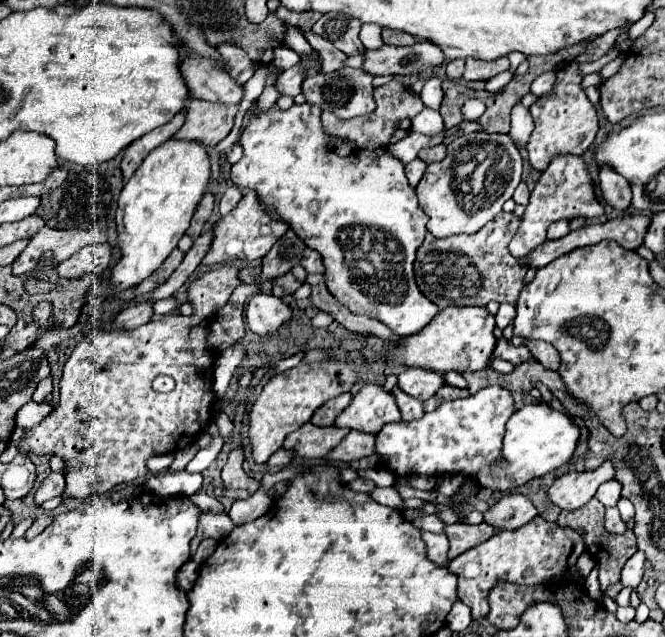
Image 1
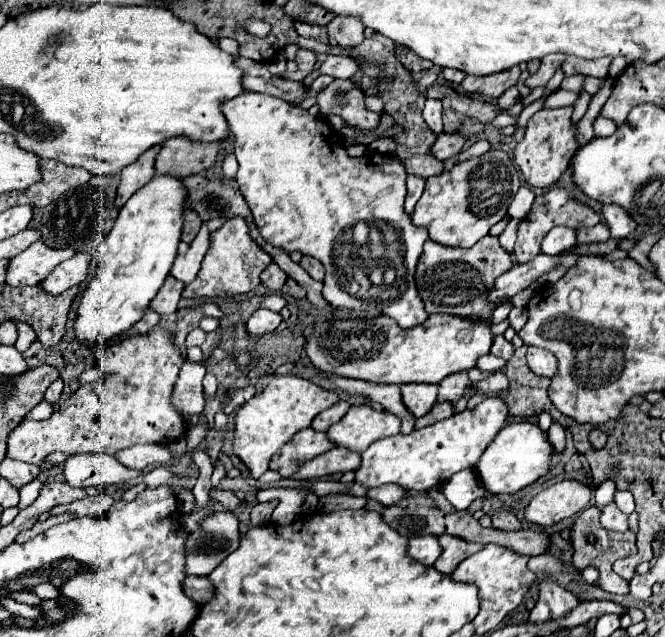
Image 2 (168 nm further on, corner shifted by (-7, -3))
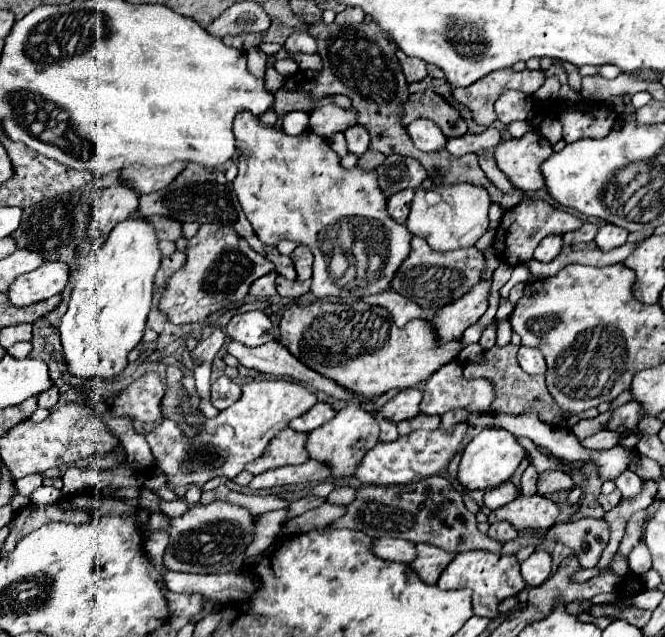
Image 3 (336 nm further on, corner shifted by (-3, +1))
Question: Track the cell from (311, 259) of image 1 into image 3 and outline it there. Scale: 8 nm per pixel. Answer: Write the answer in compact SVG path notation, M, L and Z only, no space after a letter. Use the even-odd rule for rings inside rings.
M297 246L291 254L291 260L297 268L297 280L309 280L313 274L313 256L307 246Z

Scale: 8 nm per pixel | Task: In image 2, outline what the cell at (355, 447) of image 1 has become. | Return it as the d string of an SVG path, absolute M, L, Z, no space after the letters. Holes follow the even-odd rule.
M331 448L325 454L319 454L317 458L309 460L307 464L303 464L299 468L299 472L295 472L295 476L291 476L293 480L317 480L317 478L325 478L325 476L333 476L333 474L345 474L349 470L359 468L359 460L361 454L351 452L347 448Z

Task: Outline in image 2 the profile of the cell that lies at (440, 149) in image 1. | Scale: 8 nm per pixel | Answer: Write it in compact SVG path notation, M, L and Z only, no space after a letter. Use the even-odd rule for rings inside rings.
M411 156L411 158L405 158L403 162L407 174L415 174L419 178L431 178L431 176L437 176L443 172L443 162L437 160L435 156Z

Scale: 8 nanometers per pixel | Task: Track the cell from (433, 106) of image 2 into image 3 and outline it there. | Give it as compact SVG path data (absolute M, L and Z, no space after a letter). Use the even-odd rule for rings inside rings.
M417 118L417 120L413 120L413 122L409 124L407 132L411 134L415 146L417 146L419 150L423 150L423 152L439 150L439 148L443 148L445 142L447 142L447 138L443 136L441 128L439 128L433 120L429 120L429 118Z

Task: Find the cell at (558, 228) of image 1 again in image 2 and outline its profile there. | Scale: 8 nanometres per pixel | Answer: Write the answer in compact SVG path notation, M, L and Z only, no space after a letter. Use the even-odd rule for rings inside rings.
M557 226L543 238L541 252L547 256L557 256L561 252L571 250L573 246L575 246L575 230L565 228L565 226Z

